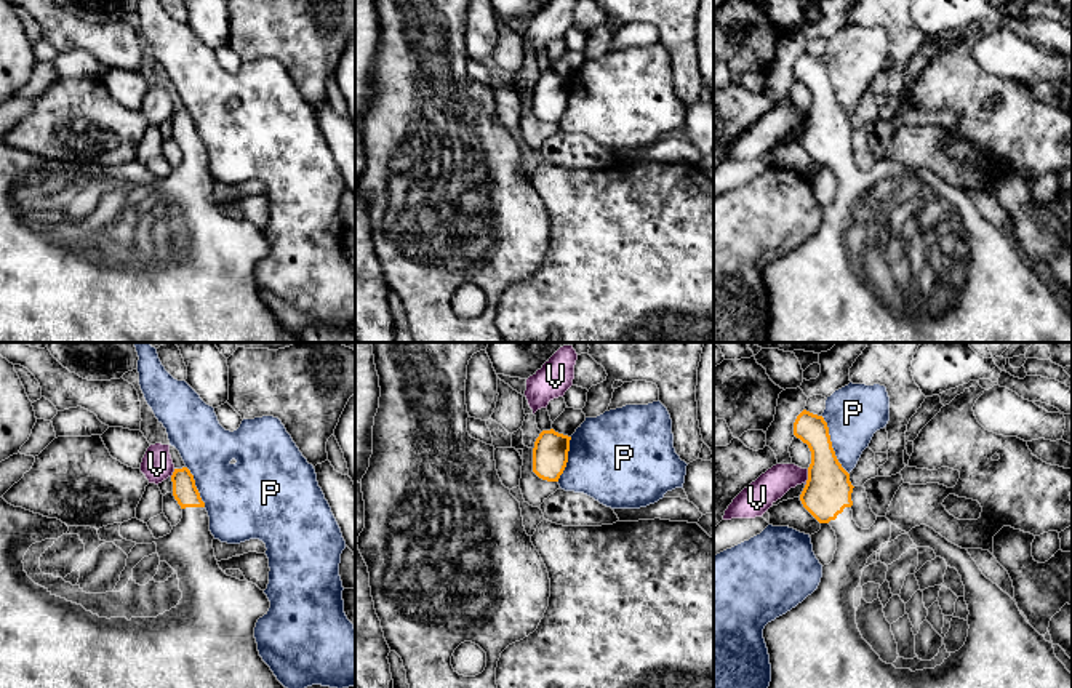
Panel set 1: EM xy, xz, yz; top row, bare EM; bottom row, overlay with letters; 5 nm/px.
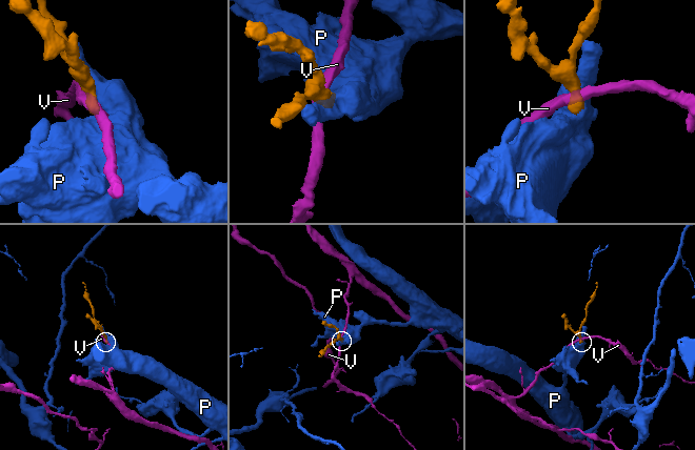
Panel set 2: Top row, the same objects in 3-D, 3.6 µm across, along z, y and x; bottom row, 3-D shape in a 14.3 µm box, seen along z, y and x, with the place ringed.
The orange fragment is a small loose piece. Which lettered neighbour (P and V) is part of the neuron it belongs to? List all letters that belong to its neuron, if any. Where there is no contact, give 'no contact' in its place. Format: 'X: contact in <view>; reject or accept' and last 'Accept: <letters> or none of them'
P: contact in yz; reject
V: contact in yz; reject
Accept: none of them

